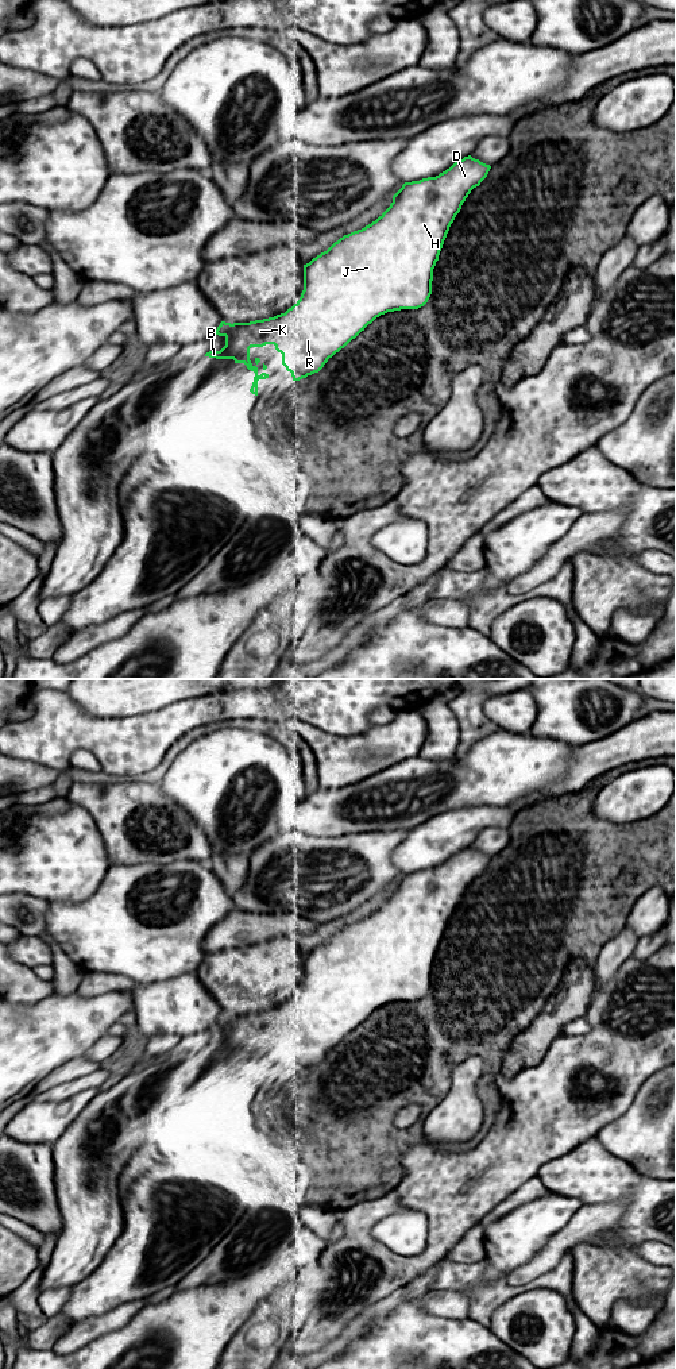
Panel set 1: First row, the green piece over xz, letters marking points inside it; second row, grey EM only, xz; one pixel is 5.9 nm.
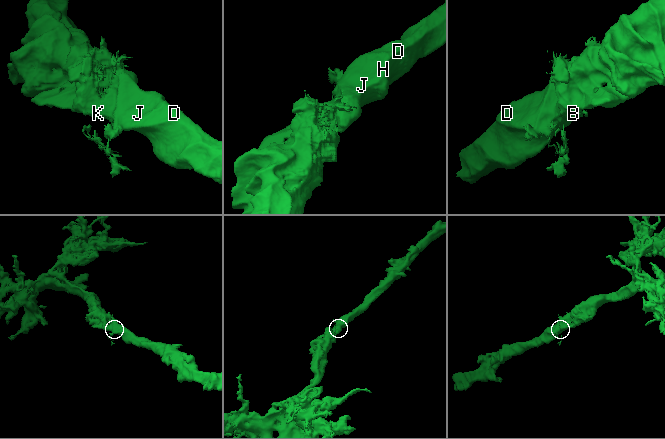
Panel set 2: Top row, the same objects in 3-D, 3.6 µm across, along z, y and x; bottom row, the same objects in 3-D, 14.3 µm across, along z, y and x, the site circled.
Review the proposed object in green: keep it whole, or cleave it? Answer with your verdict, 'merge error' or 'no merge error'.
no merge error

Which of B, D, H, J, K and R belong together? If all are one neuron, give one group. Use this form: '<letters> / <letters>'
B D H J K R

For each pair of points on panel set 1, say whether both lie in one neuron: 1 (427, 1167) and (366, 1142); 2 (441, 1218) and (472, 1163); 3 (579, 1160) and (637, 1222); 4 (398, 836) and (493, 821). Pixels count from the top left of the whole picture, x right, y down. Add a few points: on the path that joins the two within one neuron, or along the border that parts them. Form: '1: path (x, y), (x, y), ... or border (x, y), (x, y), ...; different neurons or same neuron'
1: border (424, 1138), (400, 1157), (402, 1177), (394, 1187); different neurons
2: path (452, 1204), (455, 1192), (468, 1176); same neuron
3: path (598, 1177), (610, 1179), (634, 1203); same neuron
4: border (409, 830), (391, 852), (391, 862), (394, 864); different neurons

